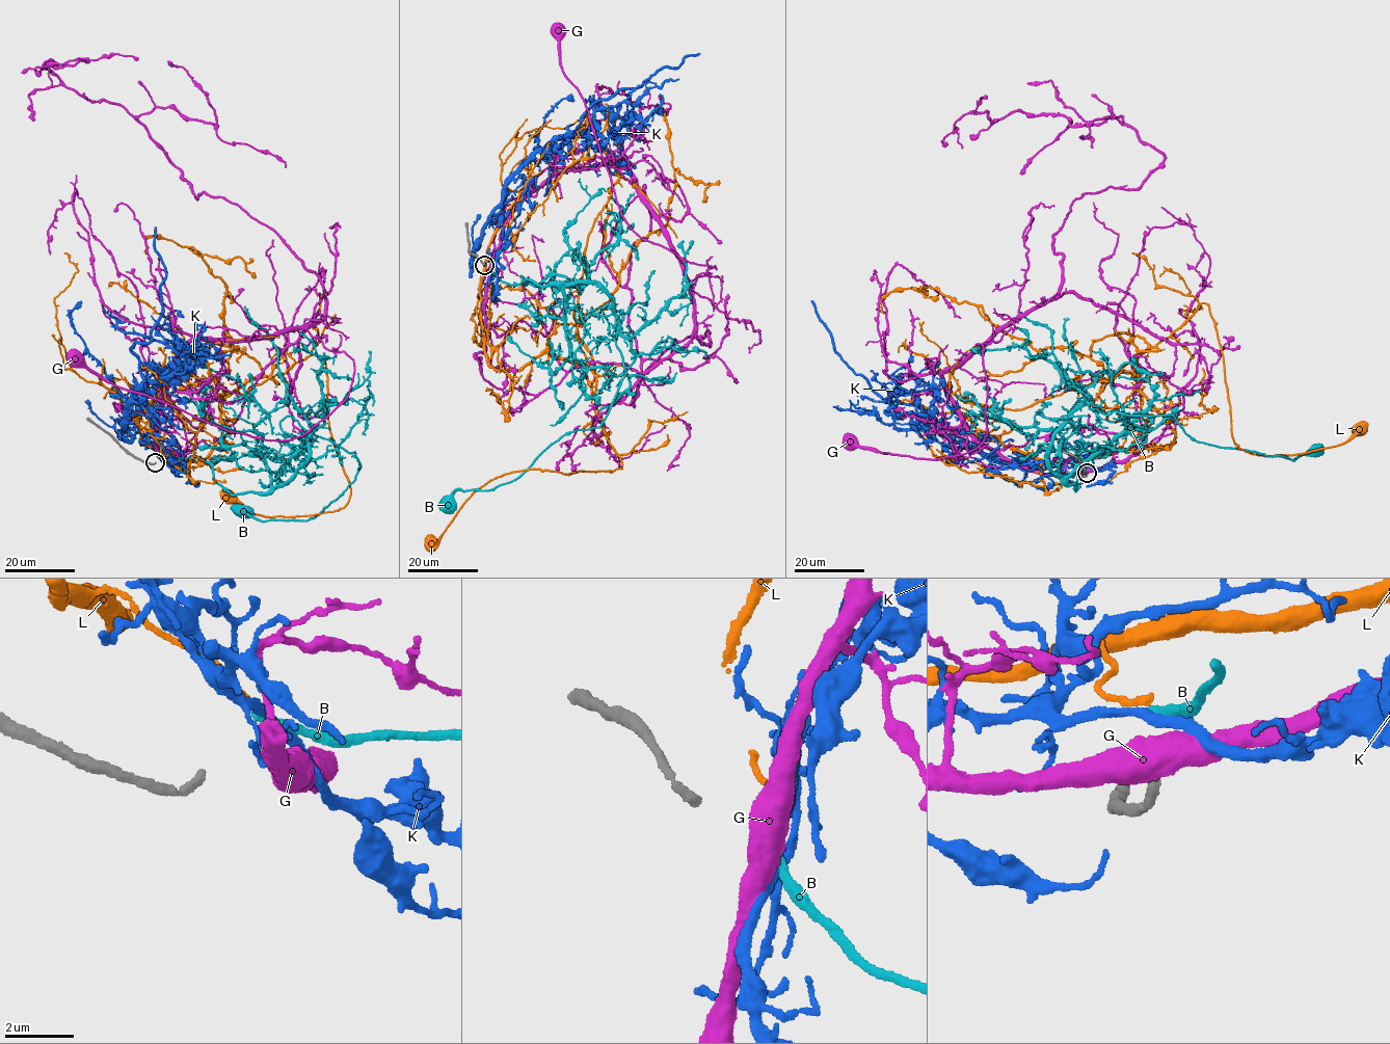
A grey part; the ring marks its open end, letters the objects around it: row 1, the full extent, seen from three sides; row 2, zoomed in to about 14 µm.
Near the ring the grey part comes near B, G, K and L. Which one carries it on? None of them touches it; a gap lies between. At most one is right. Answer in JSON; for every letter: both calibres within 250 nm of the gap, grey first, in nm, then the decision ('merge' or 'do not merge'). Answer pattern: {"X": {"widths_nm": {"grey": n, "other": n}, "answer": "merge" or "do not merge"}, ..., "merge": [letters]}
{"B": {"widths_nm": {"grey": 280, "other": 240}, "answer": "do not merge"}, "G": {"widths_nm": {"grey": 280, "other": 750}, "answer": "do not merge"}, "K": {"widths_nm": {"grey": 280, "other": 280}, "answer": "do not merge"}, "L": {"widths_nm": {"grey": 280, "other": 240}, "answer": "do not merge"}, "merge": []}

